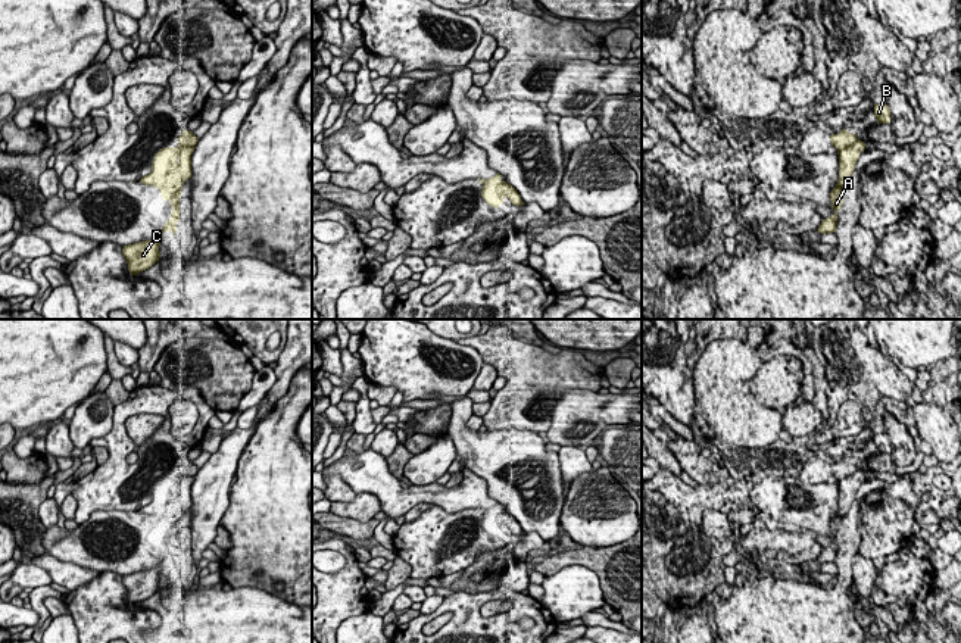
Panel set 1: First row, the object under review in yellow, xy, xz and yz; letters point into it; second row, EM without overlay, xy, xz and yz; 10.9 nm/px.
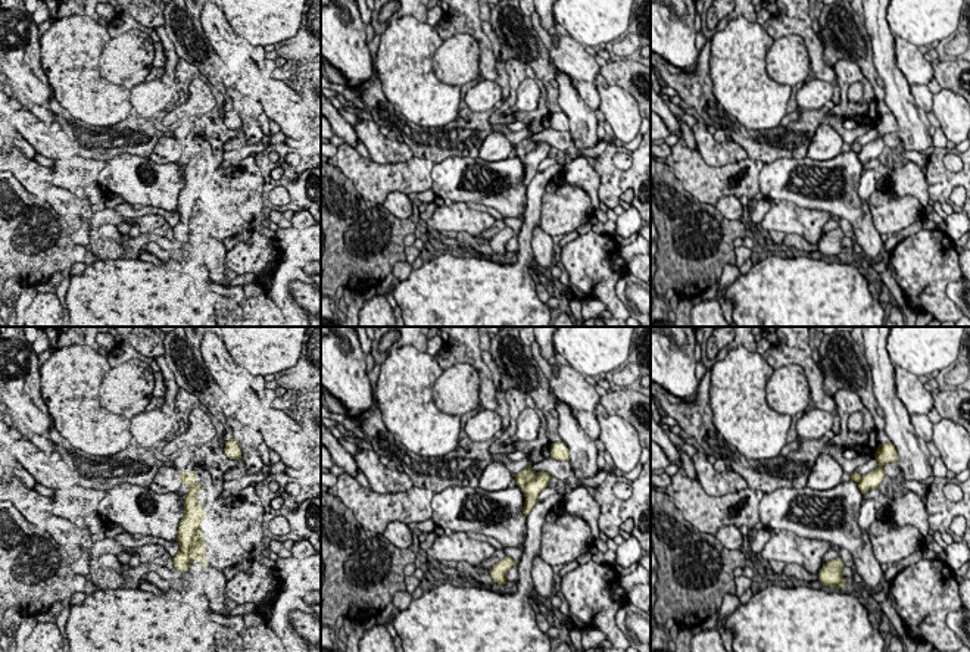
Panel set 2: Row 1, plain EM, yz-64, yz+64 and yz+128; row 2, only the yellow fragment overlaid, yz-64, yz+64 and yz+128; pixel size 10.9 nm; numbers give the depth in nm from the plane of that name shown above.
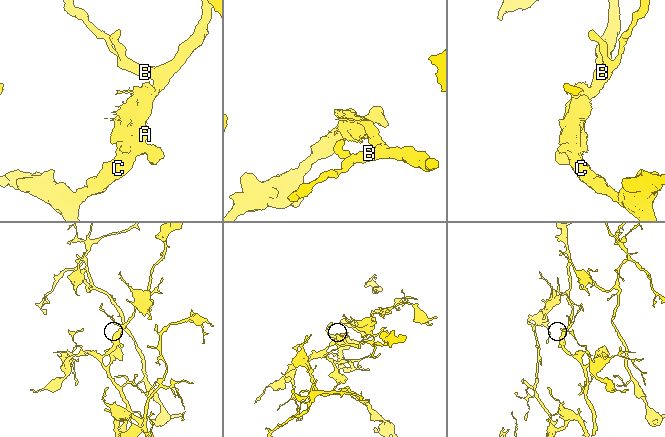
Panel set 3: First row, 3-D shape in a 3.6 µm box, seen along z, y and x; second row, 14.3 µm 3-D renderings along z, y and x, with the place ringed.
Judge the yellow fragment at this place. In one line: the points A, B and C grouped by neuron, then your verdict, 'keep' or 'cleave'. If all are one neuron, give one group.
groups A B C; keep

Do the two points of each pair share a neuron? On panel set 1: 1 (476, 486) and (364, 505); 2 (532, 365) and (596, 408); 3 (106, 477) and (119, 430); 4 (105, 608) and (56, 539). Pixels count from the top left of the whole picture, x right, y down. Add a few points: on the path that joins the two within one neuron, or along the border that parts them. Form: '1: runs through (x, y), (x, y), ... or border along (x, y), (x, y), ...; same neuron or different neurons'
1: border along (358, 492), (373, 493), (381, 511); different neurons
2: border along (595, 390), (567, 389), (555, 402), (551, 420); different neurons
3: runs through (116, 465), (118, 442); same neuron
4: border along (99, 571), (115, 571), (122, 576); different neurons

